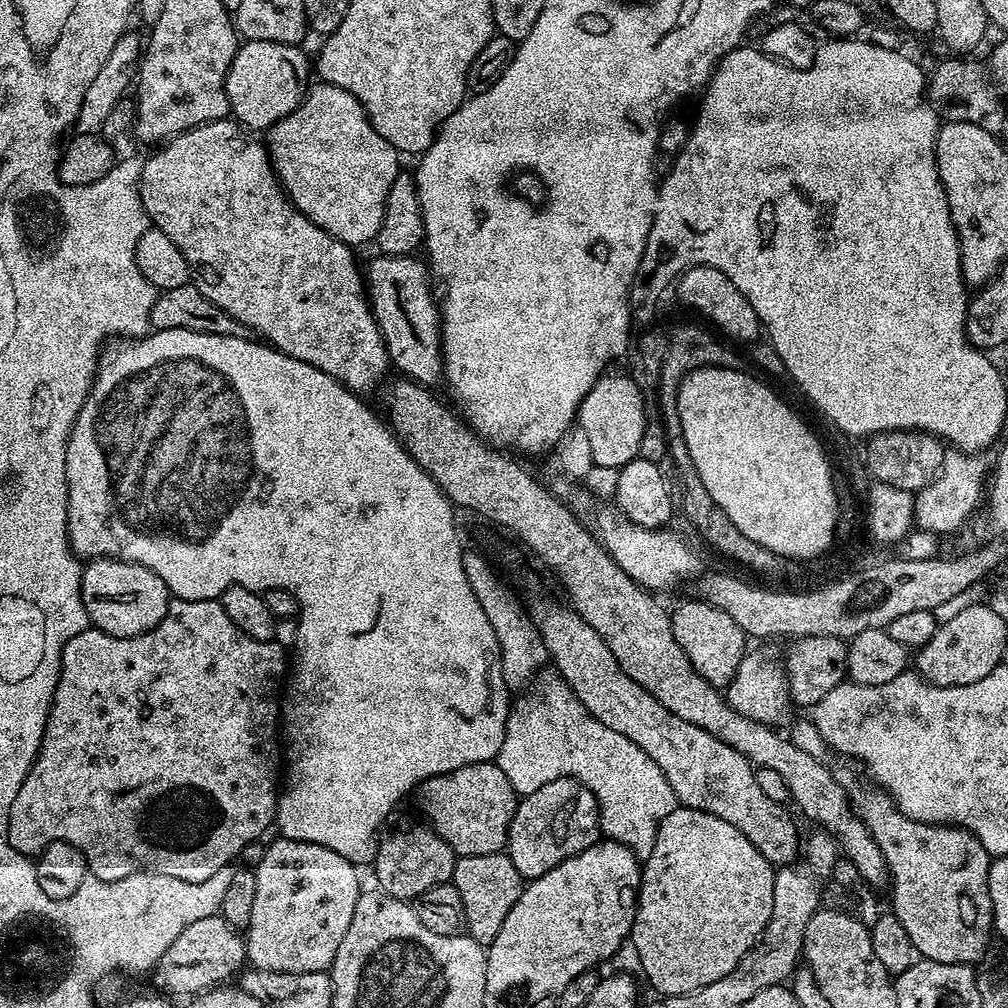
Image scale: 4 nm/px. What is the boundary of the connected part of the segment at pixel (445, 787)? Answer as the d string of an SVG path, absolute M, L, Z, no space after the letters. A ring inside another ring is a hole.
M496 763L467 764L441 776L432 776L429 780L424 781L423 792L424 808L428 811L427 823L432 831L438 833L449 844L457 857L505 851L510 822L516 813L518 797L516 791L510 786L510 778L506 778L506 774L502 774L502 770Z

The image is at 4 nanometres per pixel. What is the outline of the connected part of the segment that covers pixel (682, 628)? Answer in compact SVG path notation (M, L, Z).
M691 599L685 604L678 605L676 609L671 609L674 638L686 652L686 657L693 663L694 670L706 682L712 683L719 690L727 689L728 683L736 677L736 671L744 657L746 637L738 622L730 618L730 614L718 610L713 604L707 604L702 599Z

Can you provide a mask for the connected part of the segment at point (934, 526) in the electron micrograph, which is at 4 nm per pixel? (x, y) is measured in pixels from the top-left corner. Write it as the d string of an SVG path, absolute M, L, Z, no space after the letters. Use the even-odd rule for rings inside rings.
M948 450L944 454L944 469L940 471L940 476L930 486L926 486L921 492L914 496L914 524L919 531L935 532L956 532L968 520L968 515L976 508L976 503L981 503L986 492L986 481L990 476L990 464L984 461L985 457L980 454L969 454L959 450Z

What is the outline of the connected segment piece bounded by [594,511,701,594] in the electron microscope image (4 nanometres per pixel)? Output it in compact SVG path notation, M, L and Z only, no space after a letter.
M612 512L597 514L594 535L610 558L614 558L614 562L634 583L660 594L663 588L670 588L683 580L691 581L701 571L699 558L674 533L658 528L642 528Z

